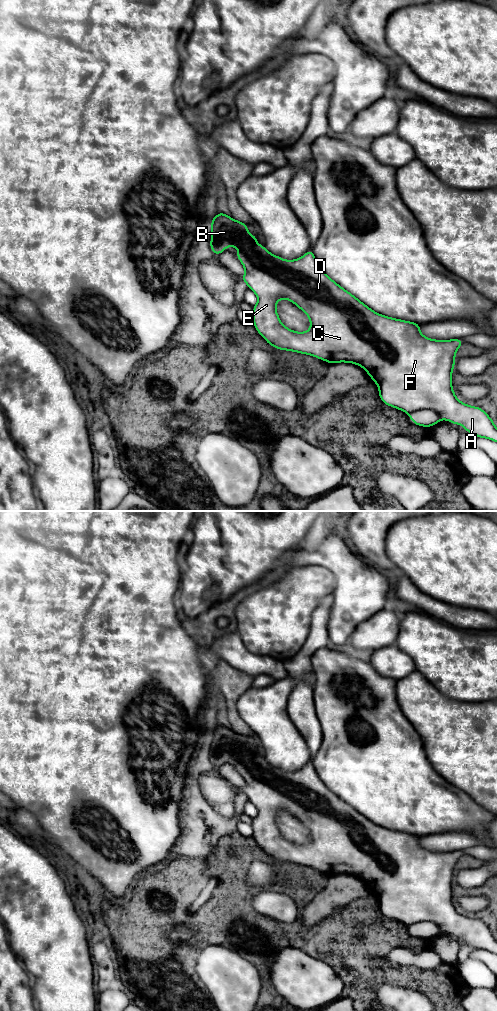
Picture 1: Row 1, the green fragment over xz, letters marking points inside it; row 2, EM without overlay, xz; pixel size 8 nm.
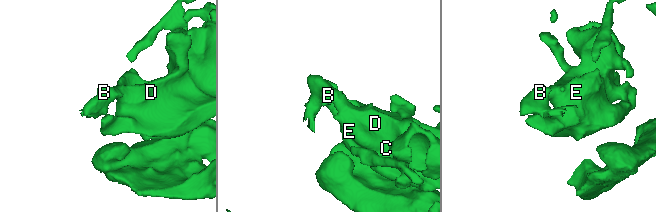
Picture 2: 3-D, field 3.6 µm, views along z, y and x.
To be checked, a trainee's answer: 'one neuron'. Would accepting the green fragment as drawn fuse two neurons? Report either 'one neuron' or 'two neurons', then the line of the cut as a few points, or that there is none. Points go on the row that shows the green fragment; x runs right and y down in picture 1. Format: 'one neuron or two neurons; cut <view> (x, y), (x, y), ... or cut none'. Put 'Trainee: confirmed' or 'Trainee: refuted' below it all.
one neuron; cut none
Trainee: confirmed

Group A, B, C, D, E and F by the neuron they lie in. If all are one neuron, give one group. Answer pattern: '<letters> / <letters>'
A B C D E F

